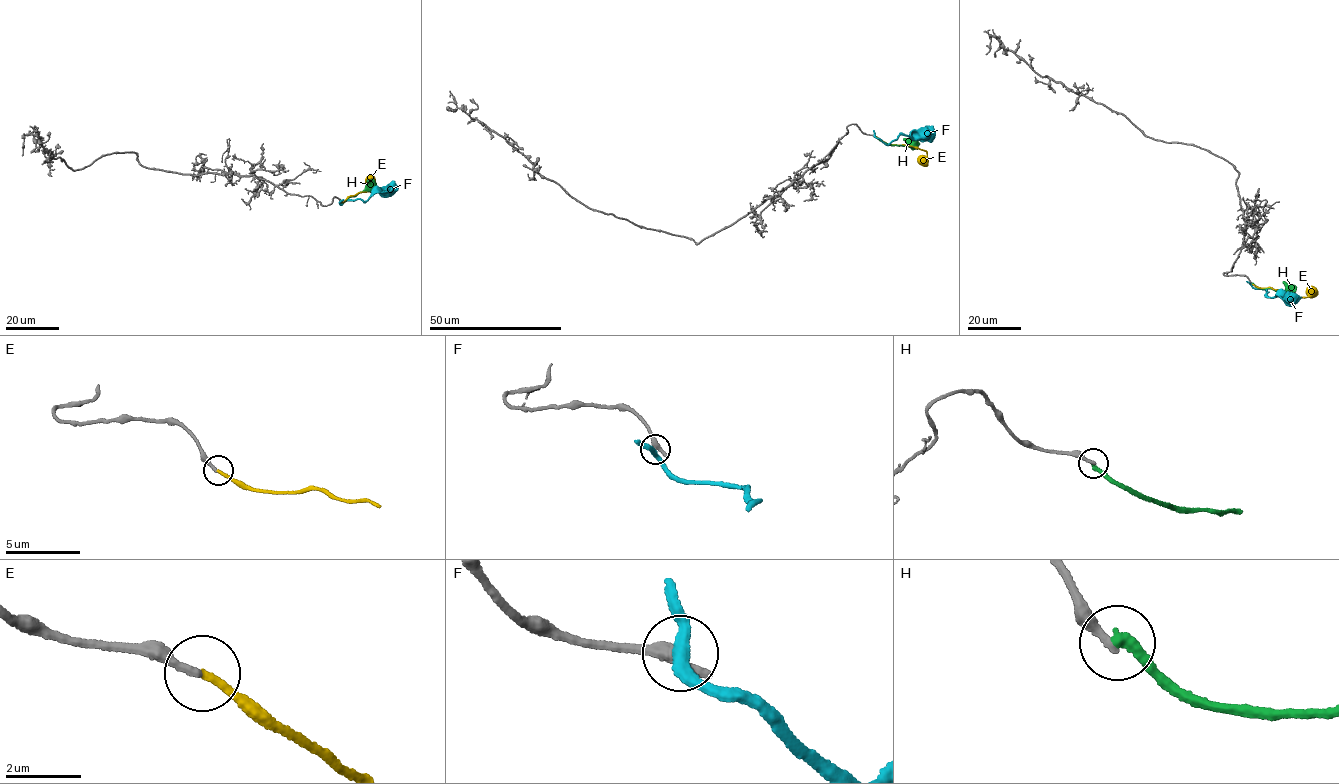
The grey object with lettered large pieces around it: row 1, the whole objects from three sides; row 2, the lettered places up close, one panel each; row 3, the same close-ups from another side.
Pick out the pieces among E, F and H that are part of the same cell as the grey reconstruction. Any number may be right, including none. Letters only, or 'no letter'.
E

